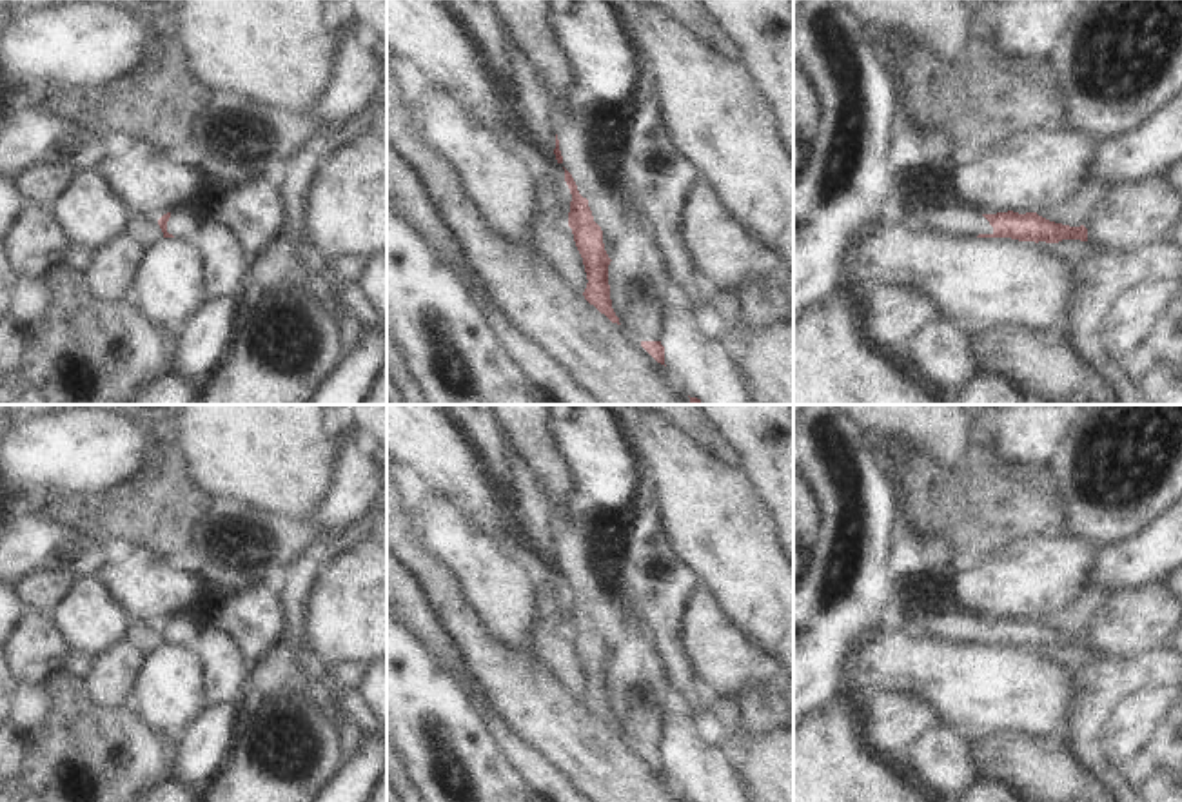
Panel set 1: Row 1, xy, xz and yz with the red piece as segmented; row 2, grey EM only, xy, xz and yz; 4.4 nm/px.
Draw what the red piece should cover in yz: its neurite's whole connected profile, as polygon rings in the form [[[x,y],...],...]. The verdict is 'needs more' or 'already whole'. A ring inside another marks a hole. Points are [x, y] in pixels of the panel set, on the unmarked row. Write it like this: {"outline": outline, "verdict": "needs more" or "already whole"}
{"outline": [[[897,588],[897,602],[902,608],[904,628],[926,637],[955,641],[959,644],[1011,644],[1019,648],[1059,650],[1062,646],[1088,648],[1088,635],[1069,633],[1049,628],[1037,619],[1019,621],[1013,617],[982,621],[964,610],[950,610],[933,613],[915,601],[901,599]]], "verdict": "needs more"}

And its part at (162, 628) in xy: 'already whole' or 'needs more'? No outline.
needs more

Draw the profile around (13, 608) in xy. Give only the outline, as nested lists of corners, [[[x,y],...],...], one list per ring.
[[[0,582],[0,646],[15,633],[27,611],[18,593],[18,586]]]

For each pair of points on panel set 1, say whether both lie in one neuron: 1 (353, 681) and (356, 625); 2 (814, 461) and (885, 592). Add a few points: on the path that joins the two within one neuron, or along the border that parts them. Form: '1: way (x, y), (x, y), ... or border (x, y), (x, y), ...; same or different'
1: border (365, 665), (344, 663), (329, 670); different
2: way (832, 514), (817, 603), (823, 612), (832, 606); same

